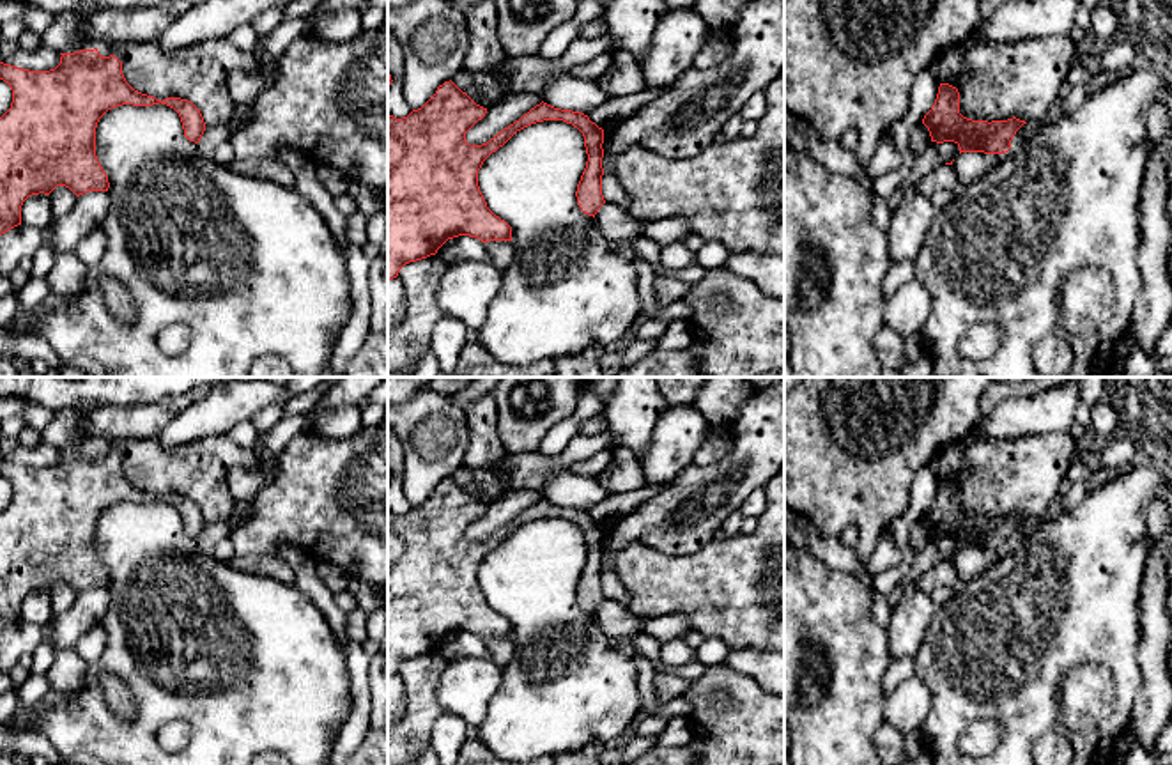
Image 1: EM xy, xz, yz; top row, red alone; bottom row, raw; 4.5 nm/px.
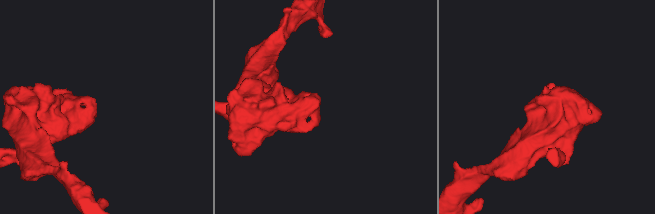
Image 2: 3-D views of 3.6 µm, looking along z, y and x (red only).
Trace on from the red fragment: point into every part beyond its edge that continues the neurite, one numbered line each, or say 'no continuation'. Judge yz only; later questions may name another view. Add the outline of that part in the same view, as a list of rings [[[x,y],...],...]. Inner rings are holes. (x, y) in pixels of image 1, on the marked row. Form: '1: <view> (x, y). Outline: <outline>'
no continuation

